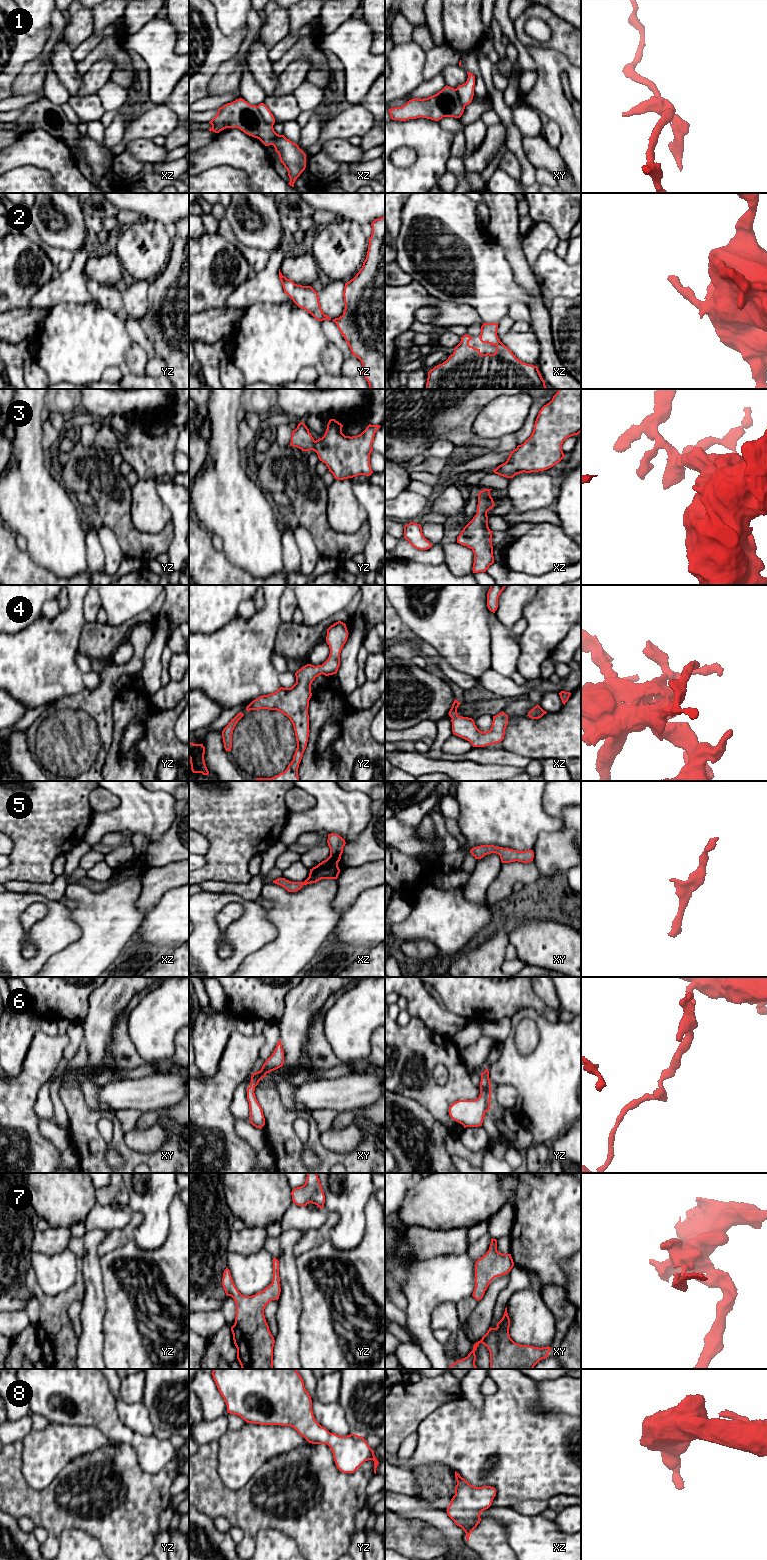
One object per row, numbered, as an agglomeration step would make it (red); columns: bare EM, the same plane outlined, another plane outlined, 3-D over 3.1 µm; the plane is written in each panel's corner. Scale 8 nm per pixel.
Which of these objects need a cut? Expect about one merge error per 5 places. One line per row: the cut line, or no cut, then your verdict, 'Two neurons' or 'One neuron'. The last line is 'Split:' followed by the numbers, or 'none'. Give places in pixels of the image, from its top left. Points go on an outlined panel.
1: Split along xz (256, 106), (262, 117), (272, 126). Two neurons
2: No split. One neuron
3: No split. One neuron
4: No split. One neuron
5: No split. One neuron
6: No split. One neuron
7: No split. One neuron
8: No split. One neuron
Split: 1

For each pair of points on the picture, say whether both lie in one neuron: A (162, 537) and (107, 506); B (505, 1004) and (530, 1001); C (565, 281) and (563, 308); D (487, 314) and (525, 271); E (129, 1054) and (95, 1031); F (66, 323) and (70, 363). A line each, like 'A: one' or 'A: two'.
A: one
B: one
C: two
D: two
E: two
F: one

